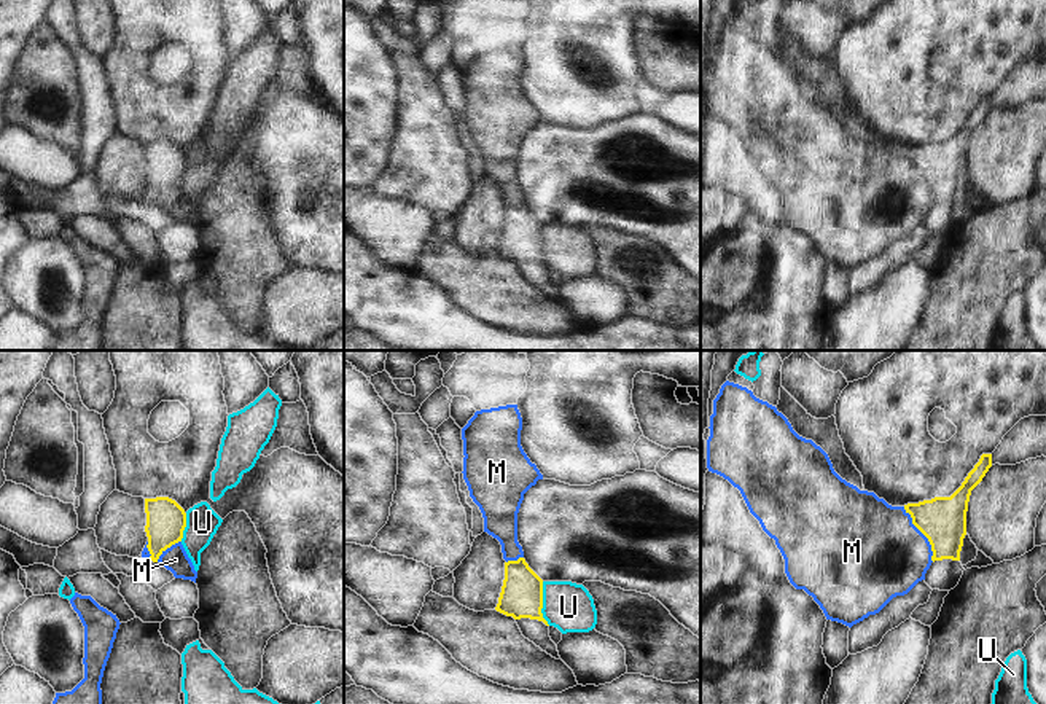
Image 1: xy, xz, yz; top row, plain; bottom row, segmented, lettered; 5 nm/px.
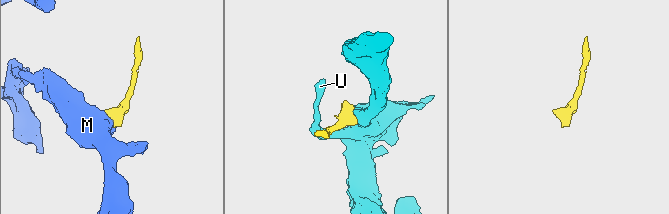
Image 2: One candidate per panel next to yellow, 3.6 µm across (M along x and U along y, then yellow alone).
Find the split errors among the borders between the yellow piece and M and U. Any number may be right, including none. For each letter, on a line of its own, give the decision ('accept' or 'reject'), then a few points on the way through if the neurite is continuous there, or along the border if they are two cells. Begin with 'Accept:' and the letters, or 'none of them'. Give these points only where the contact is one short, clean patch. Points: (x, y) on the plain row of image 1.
Accept: M
M: accept; way yz (943, 163), (932, 174), (922, 176), (890, 187), (878, 196)
U: reject; border xz (542, 225), (542, 260), (550, 268)

